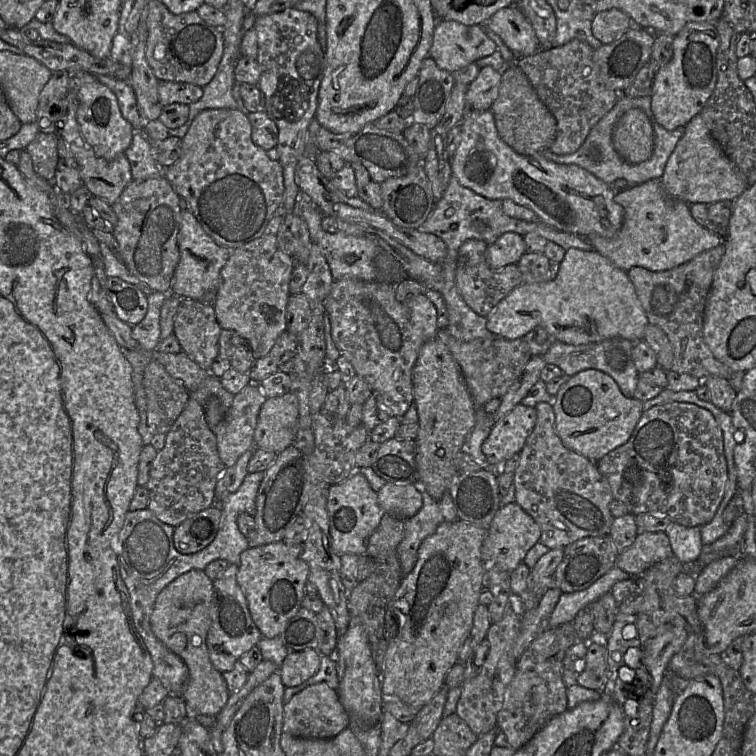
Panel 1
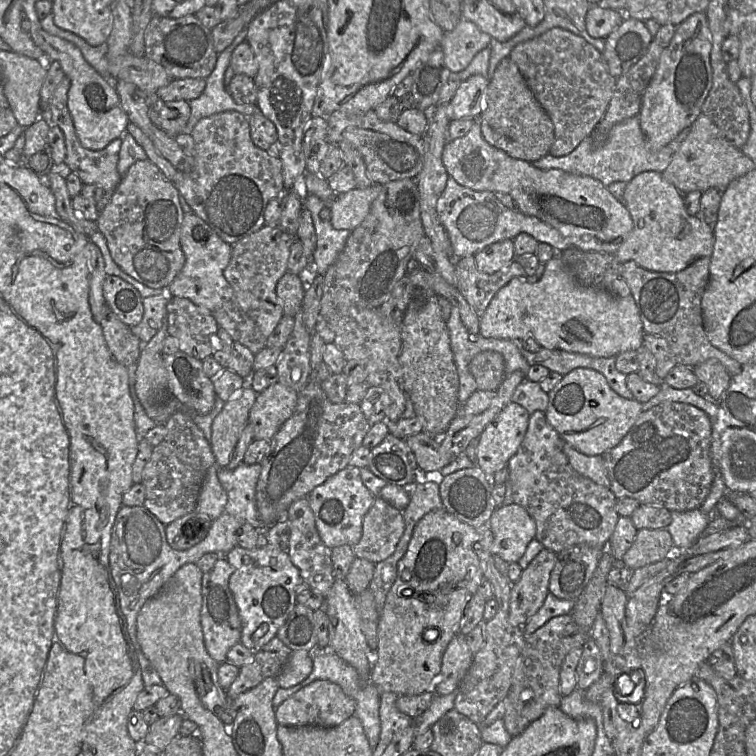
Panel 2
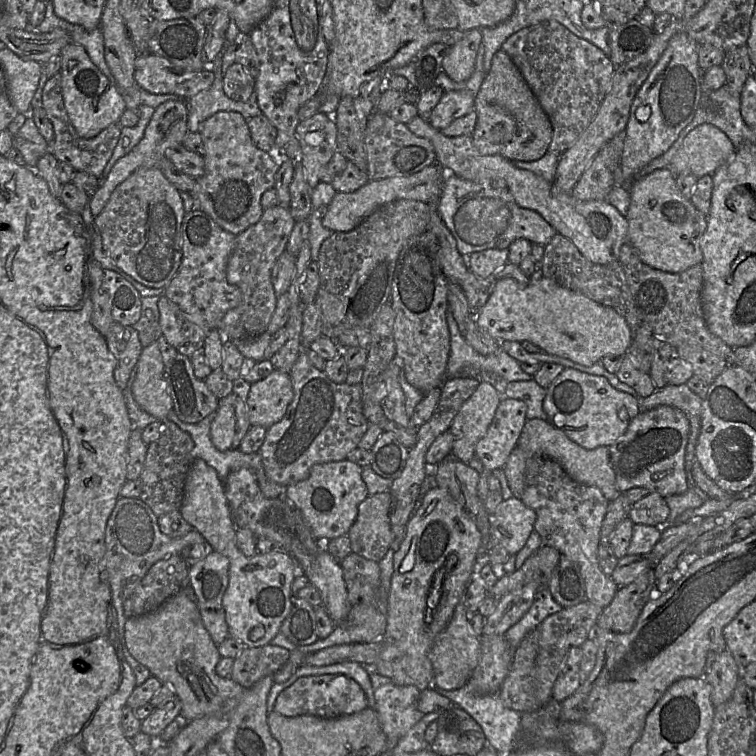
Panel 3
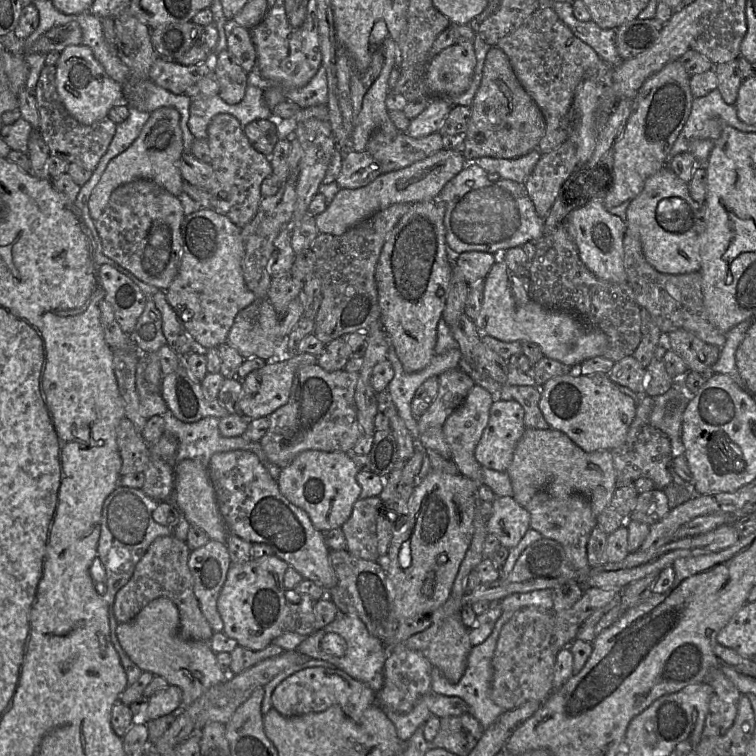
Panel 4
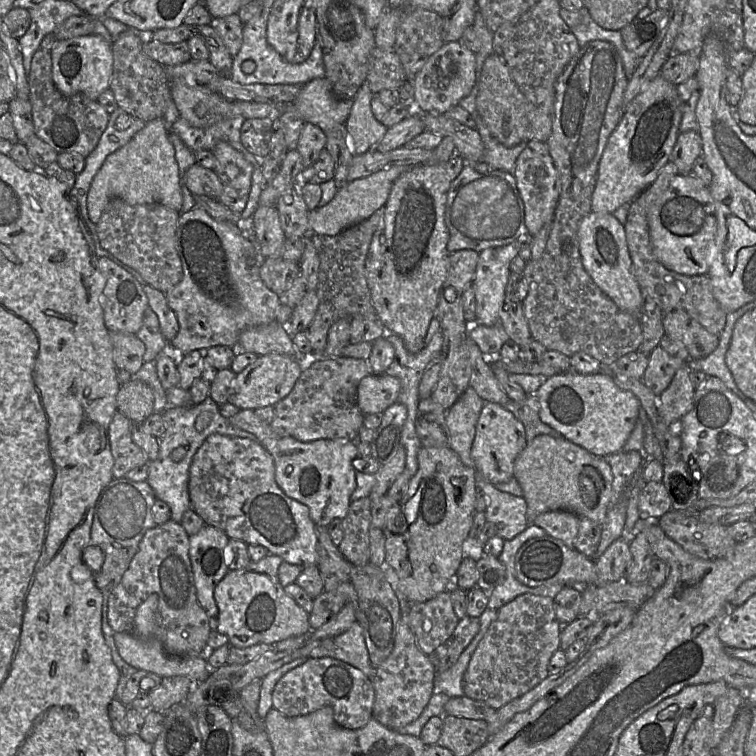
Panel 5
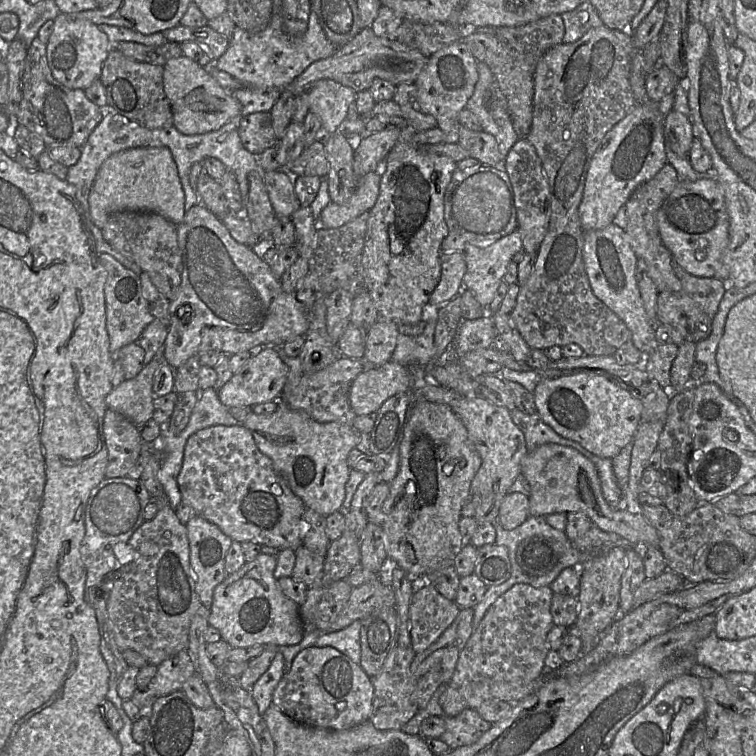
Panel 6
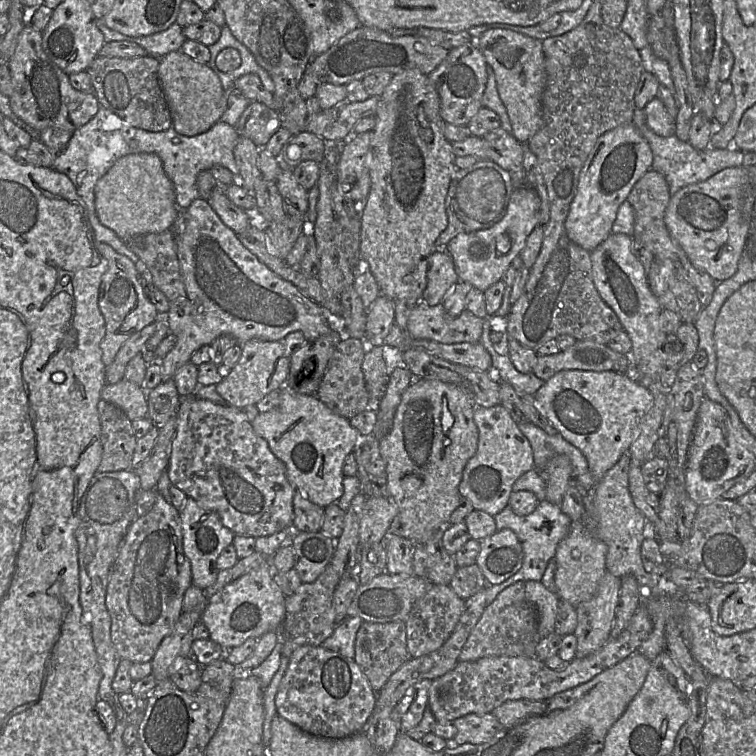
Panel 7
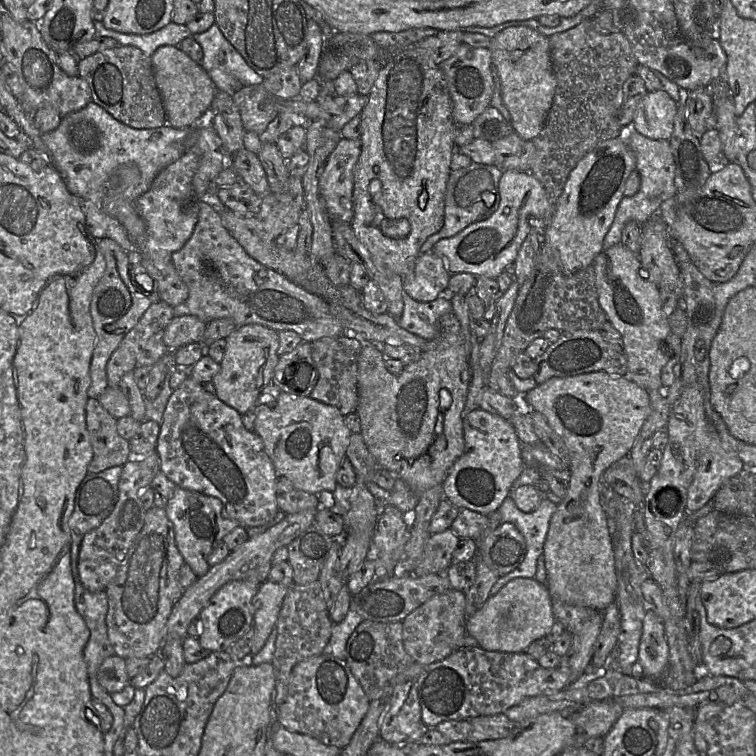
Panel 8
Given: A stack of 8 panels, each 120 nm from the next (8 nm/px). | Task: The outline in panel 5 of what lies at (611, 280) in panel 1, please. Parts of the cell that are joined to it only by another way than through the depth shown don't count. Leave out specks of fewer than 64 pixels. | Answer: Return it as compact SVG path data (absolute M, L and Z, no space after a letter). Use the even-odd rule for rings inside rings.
M524 242L488 248L479 253L471 288L476 298L477 324L494 326L499 323L499 310L505 300L510 275L510 262L519 254Z

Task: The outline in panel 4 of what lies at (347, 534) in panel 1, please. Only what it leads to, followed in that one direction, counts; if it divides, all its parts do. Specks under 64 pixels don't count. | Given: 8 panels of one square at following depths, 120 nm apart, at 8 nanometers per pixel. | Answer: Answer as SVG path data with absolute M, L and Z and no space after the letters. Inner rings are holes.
M306 450L281 468L277 482L280 492L309 515L315 528L327 532L342 528L351 516L355 502L360 499L361 487L356 479L358 472L348 453Z

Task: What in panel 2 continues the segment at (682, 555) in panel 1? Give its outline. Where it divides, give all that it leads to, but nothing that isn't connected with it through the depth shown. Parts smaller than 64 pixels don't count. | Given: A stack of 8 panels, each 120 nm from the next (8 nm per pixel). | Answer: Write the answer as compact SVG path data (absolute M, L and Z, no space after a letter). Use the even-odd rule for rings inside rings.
M699 508L670 513L671 522L666 529L672 537L675 551L693 546L711 520L710 516Z

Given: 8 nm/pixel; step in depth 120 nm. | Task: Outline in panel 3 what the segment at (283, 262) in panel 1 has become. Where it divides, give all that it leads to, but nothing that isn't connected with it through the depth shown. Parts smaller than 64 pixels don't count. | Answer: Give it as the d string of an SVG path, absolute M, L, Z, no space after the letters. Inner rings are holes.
M275 205L265 209L256 224L236 236L235 247L226 267L226 279L229 284L240 289L242 302L238 307L229 310L220 323L218 330L223 344L226 338L253 339L267 331L277 302L271 279L272 269L286 250L295 223L290 208Z

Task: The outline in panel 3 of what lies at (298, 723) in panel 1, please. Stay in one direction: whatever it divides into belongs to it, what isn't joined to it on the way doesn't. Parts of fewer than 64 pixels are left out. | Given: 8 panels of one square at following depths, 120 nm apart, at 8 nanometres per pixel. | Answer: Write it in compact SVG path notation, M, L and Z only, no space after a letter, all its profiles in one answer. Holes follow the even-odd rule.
M324 674L298 678L278 695L274 711L285 717L309 715L333 719L354 714L366 707L366 695L357 682L342 674Z

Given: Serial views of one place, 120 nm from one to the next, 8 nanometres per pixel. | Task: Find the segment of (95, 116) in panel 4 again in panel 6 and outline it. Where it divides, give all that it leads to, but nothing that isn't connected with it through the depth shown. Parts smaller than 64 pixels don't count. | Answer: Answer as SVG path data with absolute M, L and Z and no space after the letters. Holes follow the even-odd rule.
M60 13L54 19L53 31L46 45L47 61L59 83L70 89L85 90L99 80L103 63L112 47L107 35L97 25Z

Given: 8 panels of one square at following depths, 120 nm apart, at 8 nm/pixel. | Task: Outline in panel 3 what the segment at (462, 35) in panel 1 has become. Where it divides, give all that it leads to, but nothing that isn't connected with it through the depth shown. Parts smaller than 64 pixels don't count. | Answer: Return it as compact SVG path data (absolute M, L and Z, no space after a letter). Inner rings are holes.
M471 29L450 47L443 58L442 70L454 82L466 81L474 72L477 50L482 42L481 30Z

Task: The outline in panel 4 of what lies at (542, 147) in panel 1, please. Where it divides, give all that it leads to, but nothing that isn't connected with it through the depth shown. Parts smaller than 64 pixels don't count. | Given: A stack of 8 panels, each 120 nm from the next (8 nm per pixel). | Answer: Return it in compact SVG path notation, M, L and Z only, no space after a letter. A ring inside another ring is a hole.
M492 47L486 54L481 83L473 98L468 129L461 140L447 139L447 145L458 148L467 162L481 157L515 159L538 149L545 127L540 108L517 79L508 57L499 48Z

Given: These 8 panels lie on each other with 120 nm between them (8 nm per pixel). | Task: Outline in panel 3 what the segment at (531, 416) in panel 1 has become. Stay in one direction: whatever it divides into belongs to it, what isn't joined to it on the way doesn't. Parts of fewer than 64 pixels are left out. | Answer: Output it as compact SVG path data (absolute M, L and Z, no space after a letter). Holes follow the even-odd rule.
M502 397L485 435L475 447L475 456L486 470L503 469L517 445L526 422L526 411L523 401Z

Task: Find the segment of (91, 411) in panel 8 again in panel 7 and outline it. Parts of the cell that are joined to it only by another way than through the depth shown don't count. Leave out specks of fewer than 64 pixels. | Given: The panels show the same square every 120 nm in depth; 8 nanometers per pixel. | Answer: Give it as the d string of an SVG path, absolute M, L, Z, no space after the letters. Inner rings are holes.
M100 399L97 405L102 443L102 458L98 472L115 472L132 469L132 458L137 437L131 420L112 403Z

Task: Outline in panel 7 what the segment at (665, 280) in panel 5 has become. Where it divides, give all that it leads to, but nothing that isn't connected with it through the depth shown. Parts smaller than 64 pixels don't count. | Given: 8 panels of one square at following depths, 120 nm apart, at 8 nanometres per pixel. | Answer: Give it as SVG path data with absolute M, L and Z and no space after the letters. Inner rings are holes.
M649 170L635 183L627 197L635 212L632 238L638 239L654 255L655 259L670 260L677 273L695 289L701 305L705 306L709 303L717 282L706 273L698 271L669 234L664 222L664 214L670 197L669 186L664 175L655 170Z

